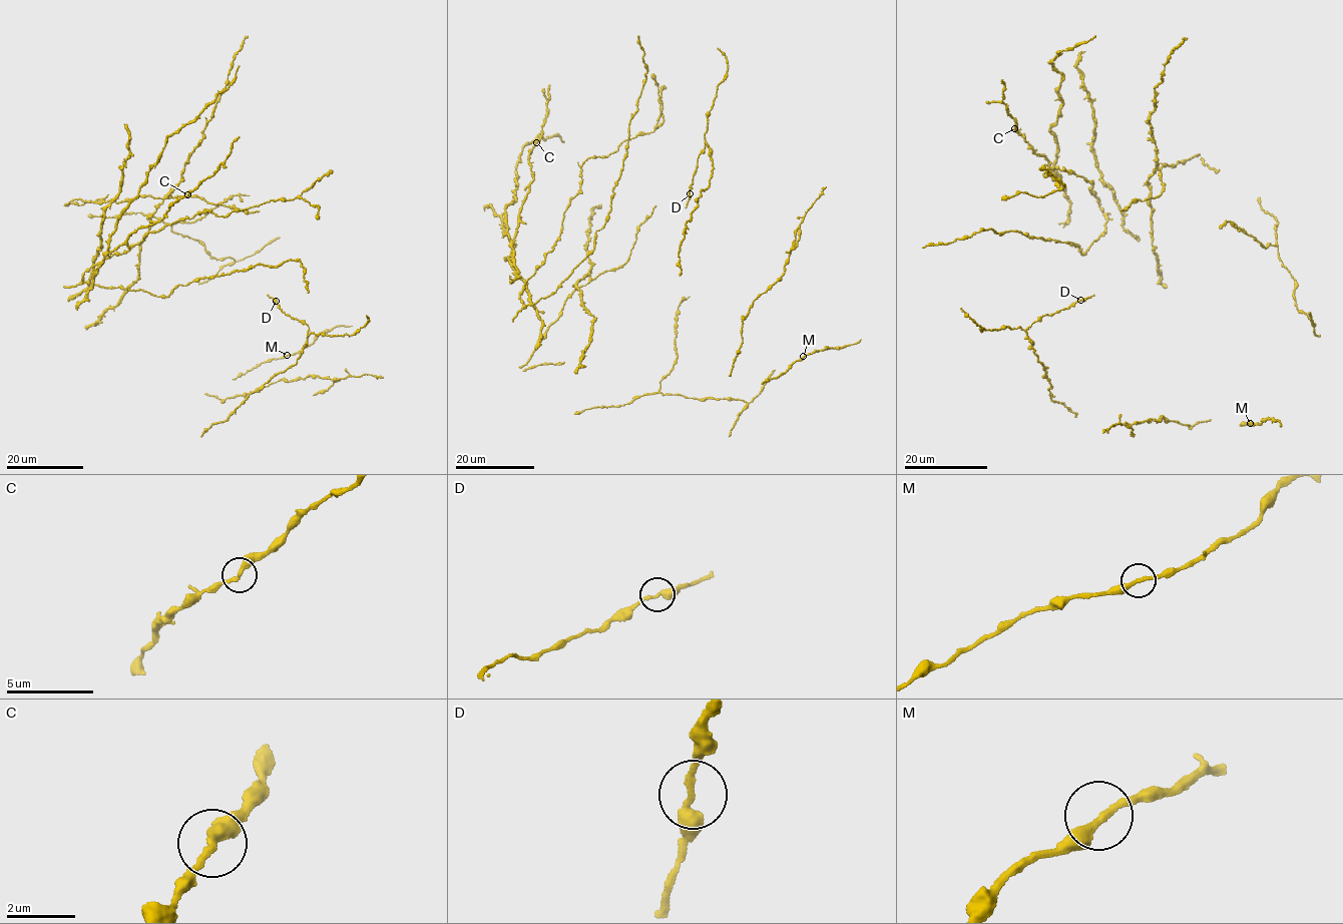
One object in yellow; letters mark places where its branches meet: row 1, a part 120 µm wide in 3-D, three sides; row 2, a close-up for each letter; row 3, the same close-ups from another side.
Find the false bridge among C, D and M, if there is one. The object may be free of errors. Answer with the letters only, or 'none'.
none

